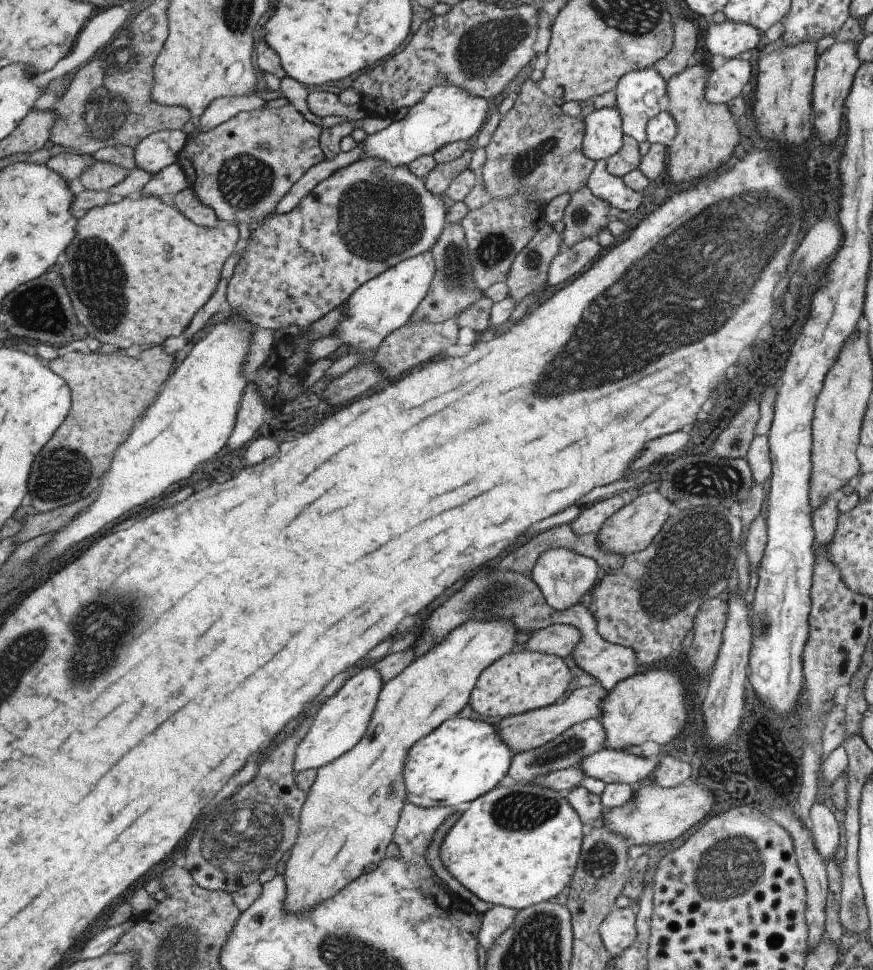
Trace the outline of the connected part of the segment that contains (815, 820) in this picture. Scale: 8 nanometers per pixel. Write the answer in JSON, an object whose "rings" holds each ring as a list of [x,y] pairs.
{"rings":[[[815,800],[808,812],[807,827],[813,846],[822,859],[835,856],[834,852],[839,844],[839,828],[831,810]]]}

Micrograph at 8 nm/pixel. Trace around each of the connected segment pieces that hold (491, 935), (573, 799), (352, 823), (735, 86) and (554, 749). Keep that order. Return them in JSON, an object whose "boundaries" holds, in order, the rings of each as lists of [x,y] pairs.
{"boundaries":[[[[497,905],[492,906],[483,913],[476,939],[478,944],[484,948],[486,954],[497,936],[511,924],[516,912],[516,910]]],[[[581,785],[566,791],[569,806],[578,814],[585,830],[595,829],[601,822],[600,798]]],[[[495,619],[493,622],[467,622],[467,624],[459,626],[457,630],[453,630],[437,648],[429,650],[429,652],[426,652],[425,656],[421,656],[421,658],[413,659],[411,664],[409,664],[399,676],[395,676],[395,678],[389,680],[383,688],[380,688],[381,692],[378,692],[375,708],[372,710],[373,718],[371,718],[371,722],[369,722],[369,728],[367,728],[365,734],[361,736],[361,740],[356,742],[353,748],[350,748],[329,764],[319,767],[316,770],[316,777],[314,778],[313,784],[311,784],[306,792],[304,803],[300,808],[296,839],[290,848],[289,858],[284,862],[285,869],[282,874],[285,892],[282,908],[287,913],[305,913],[308,909],[321,904],[321,900],[327,900],[333,892],[337,892],[337,890],[340,891],[345,884],[349,884],[351,880],[355,880],[357,876],[365,870],[365,866],[379,864],[387,856],[389,850],[387,846],[390,846],[392,843],[392,834],[396,827],[401,807],[403,807],[406,802],[404,780],[402,777],[402,766],[406,759],[405,754],[408,753],[413,743],[427,736],[430,732],[433,732],[444,720],[459,714],[459,711],[468,704],[470,692],[473,690],[480,672],[486,669],[493,661],[496,661],[498,658],[501,658],[501,656],[510,652],[512,646],[515,644],[514,638],[516,634],[516,629],[510,624],[510,621]]],[[[727,59],[715,70],[710,69],[707,76],[704,97],[710,103],[723,103],[733,100],[740,94],[741,88],[751,78],[747,61]]],[[[585,719],[577,724],[573,724],[565,732],[553,737],[543,746],[513,755],[507,774],[516,783],[529,783],[537,777],[551,772],[551,770],[566,769],[577,765],[584,756],[603,749],[604,742],[604,732],[600,722],[597,719]]]]}

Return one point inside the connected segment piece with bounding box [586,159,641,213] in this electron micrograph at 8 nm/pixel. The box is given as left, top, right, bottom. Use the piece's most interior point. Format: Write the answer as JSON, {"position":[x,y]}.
{"position":[611,189]}

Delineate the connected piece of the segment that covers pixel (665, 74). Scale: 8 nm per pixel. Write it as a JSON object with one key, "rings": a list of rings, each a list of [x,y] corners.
{"rings":[[[673,17],[676,25],[673,29],[673,40],[670,51],[654,62],[657,74],[666,82],[694,64],[695,42],[697,31],[687,20]]]}

